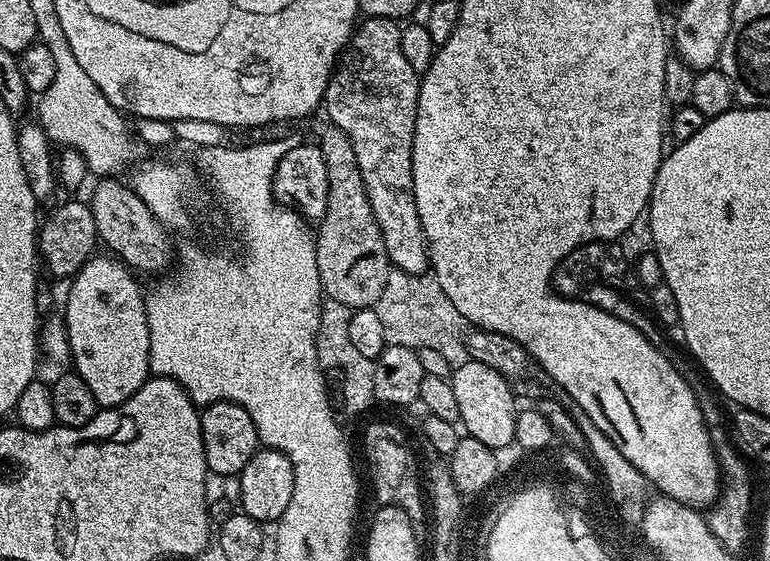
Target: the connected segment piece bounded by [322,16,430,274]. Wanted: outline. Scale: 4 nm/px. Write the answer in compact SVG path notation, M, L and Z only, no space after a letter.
M370 16L361 19L357 23L348 45L340 53L339 60L336 61L336 67L333 68L331 76L328 77L328 85L324 91L323 111L328 111L328 120L346 138L350 138L350 146L354 146L354 154L358 157L358 170L362 170L362 182L366 186L366 198L370 198L370 210L374 210L374 219L378 221L378 230L382 230L382 242L386 242L386 254L393 269L408 274L425 274L429 271L430 261L428 259L428 240L424 237L422 222L418 218L418 206L414 202L414 190L412 189L412 147L414 146L414 118L418 114L418 94L420 93L421 73L406 62L406 57L402 55L402 38L400 37L401 25L390 18L378 18Z

